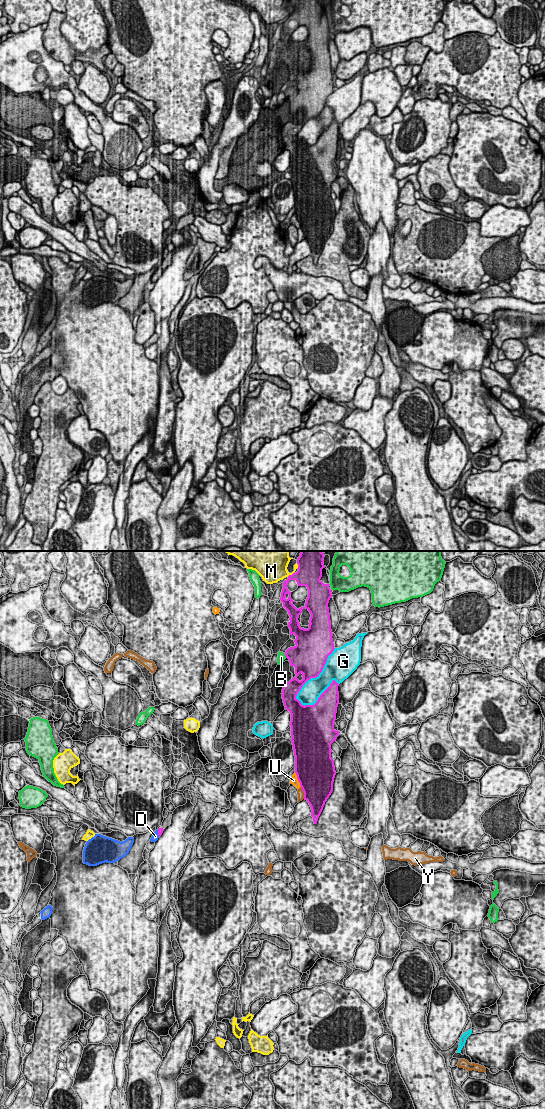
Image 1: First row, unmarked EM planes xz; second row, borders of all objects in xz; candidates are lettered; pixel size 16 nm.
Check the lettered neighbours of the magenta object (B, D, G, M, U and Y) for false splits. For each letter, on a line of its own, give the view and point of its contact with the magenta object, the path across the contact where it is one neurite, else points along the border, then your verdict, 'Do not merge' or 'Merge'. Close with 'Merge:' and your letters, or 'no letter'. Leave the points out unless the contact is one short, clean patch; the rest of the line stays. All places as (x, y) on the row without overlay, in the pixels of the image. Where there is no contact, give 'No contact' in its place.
B: Touches magenta at xz (285, 95). Do not merge
D: Touches magenta at xz (158, 273). Path across: xz (160, 270), (158, 273), (155, 276). Merge
G: Touches magenta at xz (314, 117). Do not merge
M: Touches magenta at xz (290, 15). Do not merge
U: Touches magenta at xz (297, 218). Do not merge
Y: Touches magenta at xz (304, 233). Do not merge
Merge: D

